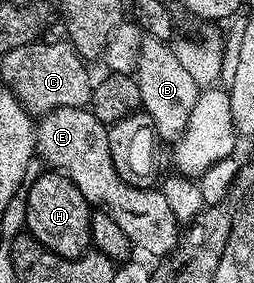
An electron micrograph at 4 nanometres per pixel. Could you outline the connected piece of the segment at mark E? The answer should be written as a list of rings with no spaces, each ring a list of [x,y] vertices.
[[[63,107],[45,113],[39,118],[36,125],[36,150],[37,156],[42,157],[44,164],[51,170],[59,171],[74,181],[79,192],[86,197],[91,206],[105,210],[110,217],[113,217],[122,228],[122,233],[130,238],[132,245],[140,250],[154,256],[154,259],[161,259],[168,255],[179,242],[180,224],[175,219],[166,197],[156,187],[131,186],[121,180],[118,171],[114,169],[113,158],[110,156],[110,143],[107,124],[98,121],[92,111],[83,107]]]

